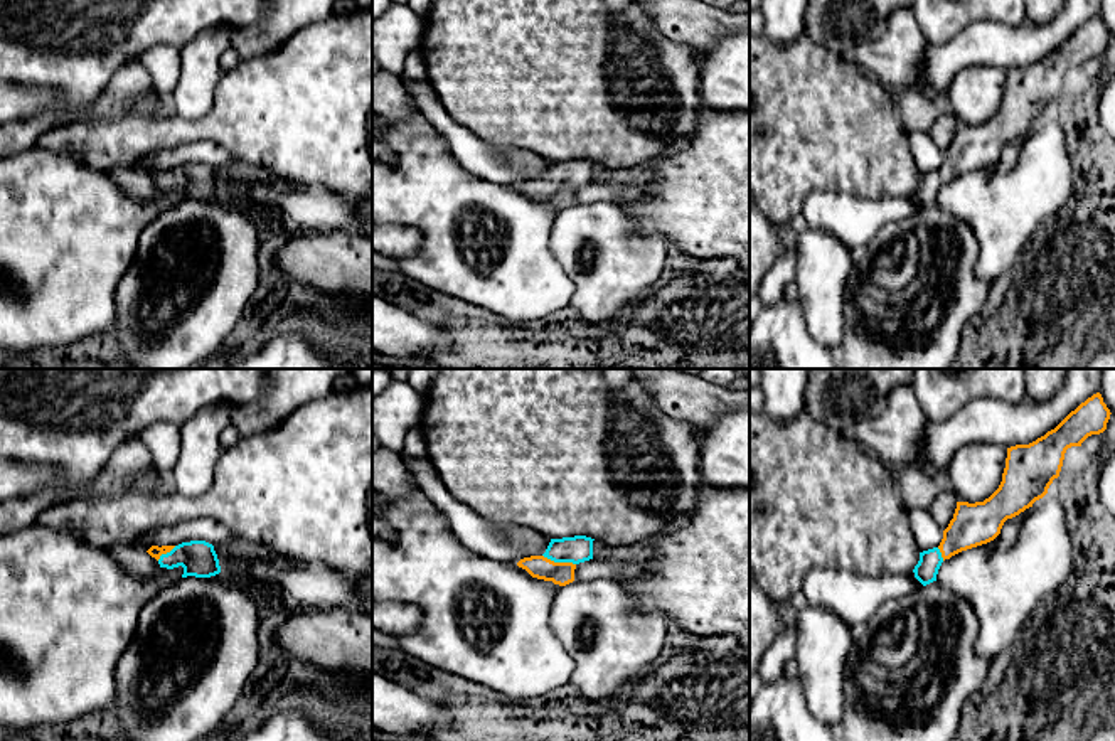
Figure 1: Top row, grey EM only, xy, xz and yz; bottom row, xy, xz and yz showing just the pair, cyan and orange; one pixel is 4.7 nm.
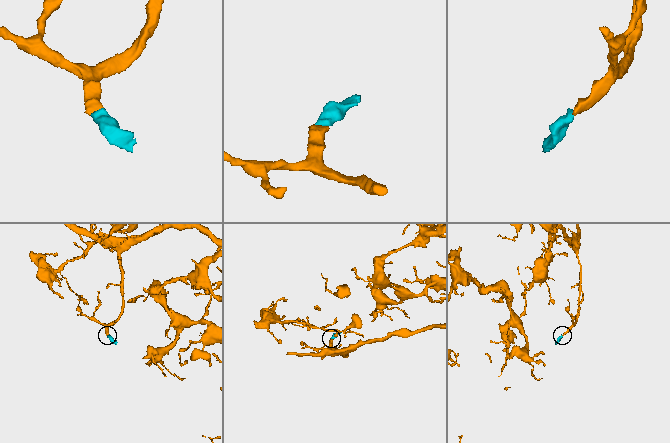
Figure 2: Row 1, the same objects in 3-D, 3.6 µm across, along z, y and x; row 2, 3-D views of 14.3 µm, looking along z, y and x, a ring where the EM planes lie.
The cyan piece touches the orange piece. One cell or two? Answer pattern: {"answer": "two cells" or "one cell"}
{"answer": "one cell"}

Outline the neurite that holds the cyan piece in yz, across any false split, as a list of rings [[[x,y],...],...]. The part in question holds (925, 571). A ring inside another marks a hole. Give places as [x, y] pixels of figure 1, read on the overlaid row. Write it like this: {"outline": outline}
{"outline": [[[1096,392],[1044,436],[1029,445],[1007,448],[999,488],[984,502],[957,502],[940,546],[920,552],[915,578],[926,586],[936,581],[945,559],[994,541],[1007,519],[1019,515],[1048,493],[1053,480],[1059,477],[1066,450],[1103,433],[1110,414],[1102,394]]]}

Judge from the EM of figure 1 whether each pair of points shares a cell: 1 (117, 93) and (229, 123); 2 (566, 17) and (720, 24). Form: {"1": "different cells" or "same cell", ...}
{"1": "different cells", "2": "different cells"}

